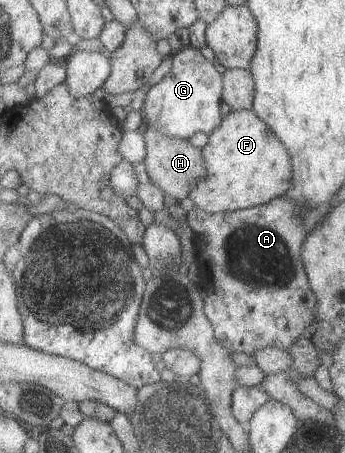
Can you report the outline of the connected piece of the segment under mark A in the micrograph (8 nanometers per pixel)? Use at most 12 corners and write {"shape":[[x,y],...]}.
{"shape":[[196,206],[207,314],[230,351],[316,321],[304,210]]}

